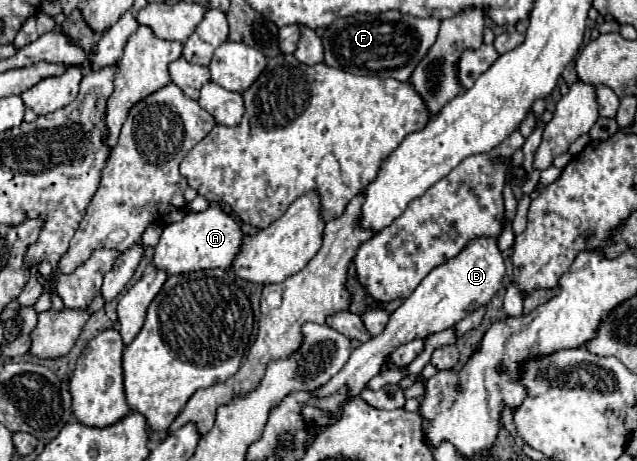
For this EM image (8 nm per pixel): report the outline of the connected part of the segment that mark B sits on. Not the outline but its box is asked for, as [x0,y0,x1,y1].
[315,237,505,397]

